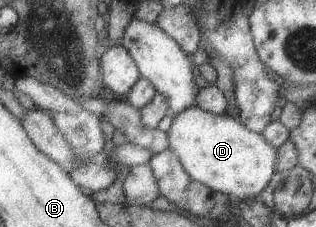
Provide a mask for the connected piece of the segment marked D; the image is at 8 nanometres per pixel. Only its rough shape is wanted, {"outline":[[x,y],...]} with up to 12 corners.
{"outline":[[195,105],[167,132],[193,179],[260,198],[279,150]]}

